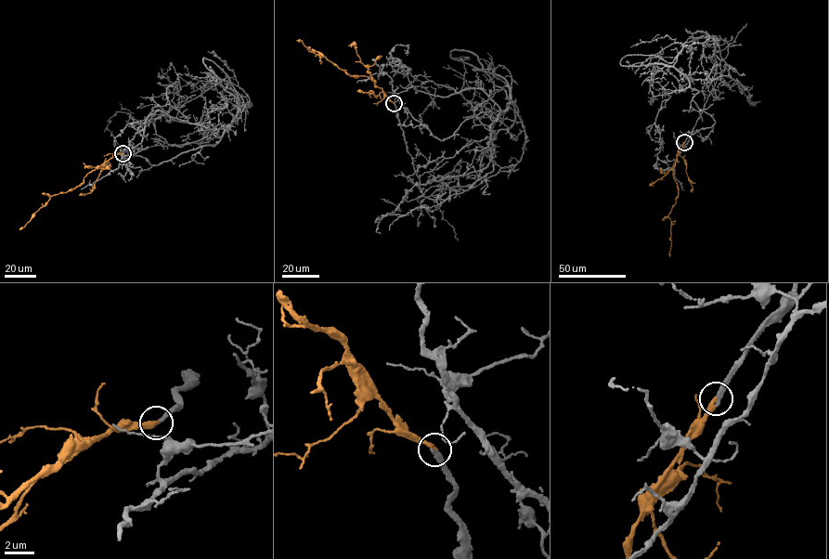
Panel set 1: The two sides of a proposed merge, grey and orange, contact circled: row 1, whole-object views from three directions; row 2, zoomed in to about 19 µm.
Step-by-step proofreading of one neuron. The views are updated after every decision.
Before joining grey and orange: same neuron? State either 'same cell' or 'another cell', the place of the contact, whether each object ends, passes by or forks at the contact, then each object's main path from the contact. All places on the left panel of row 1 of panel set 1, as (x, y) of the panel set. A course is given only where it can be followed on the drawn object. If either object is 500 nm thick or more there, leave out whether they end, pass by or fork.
same cell; at (123, 153); grey ends there; orange ends there; grey runs (123, 153), (158, 104), (170, 122), (212, 87), (251, 102), (215, 145), (159, 164), (131, 156), (81, 188); orange runs (123, 153), (89, 172), (84, 181), (73, 188), (52, 195), (19, 229)

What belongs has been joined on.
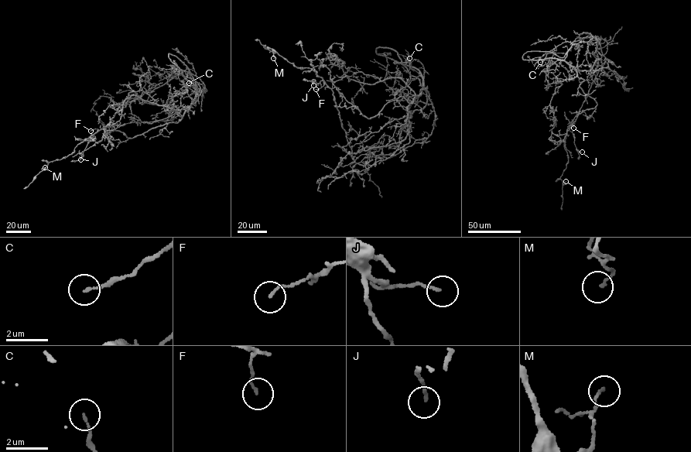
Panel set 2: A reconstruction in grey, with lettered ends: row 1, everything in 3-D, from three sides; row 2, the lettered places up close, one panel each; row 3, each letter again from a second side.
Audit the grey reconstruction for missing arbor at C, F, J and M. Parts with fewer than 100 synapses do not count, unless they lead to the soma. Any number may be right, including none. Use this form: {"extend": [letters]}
{"extend": ["C"]}

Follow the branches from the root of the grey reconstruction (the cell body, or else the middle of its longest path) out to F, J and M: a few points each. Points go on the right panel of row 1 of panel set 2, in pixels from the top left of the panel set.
F: (593, 37), (596, 39), (603, 55), (614, 63), (606, 59), (570, 124), (573, 128)
J: (593, 37), (596, 39), (603, 55), (614, 63), (605, 60), (569, 128), (574, 136), (576, 148), (582, 152)
M: (593, 37), (614, 63), (605, 60), (567, 128), (563, 145), (568, 159), (560, 178), (564, 184), (566, 181)

